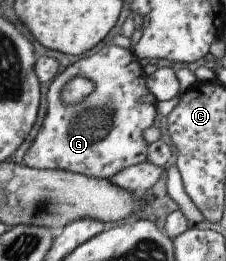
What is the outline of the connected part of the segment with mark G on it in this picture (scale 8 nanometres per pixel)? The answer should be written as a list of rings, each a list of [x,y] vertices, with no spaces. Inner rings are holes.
[[[115,45],[102,46],[98,52],[69,64],[49,82],[46,90],[46,113],[32,143],[22,156],[24,164],[33,169],[56,169],[69,173],[83,174],[87,177],[107,179],[121,168],[141,163],[145,160],[148,144],[142,140],[142,131],[151,126],[156,116],[157,101],[146,88],[145,75],[132,52]],[[73,76],[87,78],[95,84],[95,90],[76,105],[64,106],[59,99],[59,92]]]

